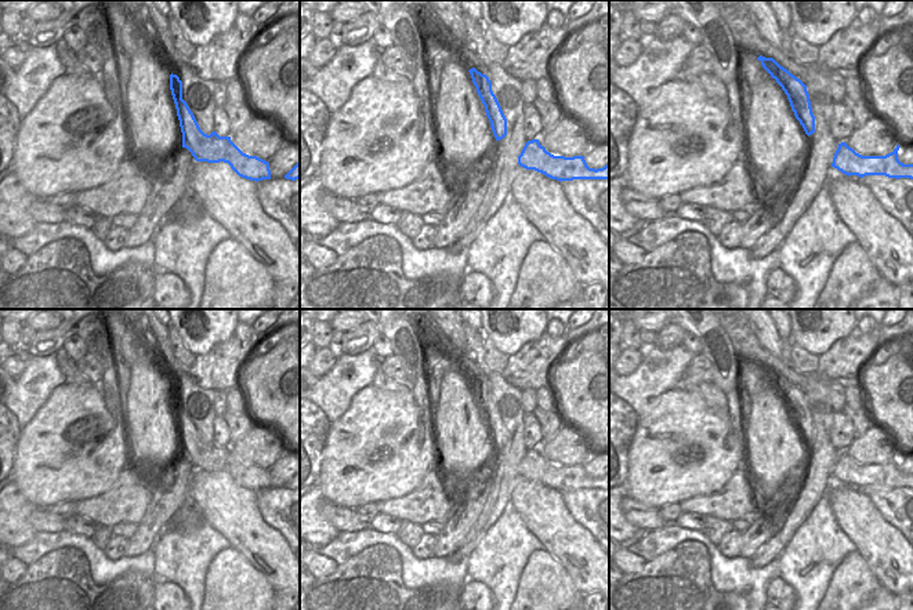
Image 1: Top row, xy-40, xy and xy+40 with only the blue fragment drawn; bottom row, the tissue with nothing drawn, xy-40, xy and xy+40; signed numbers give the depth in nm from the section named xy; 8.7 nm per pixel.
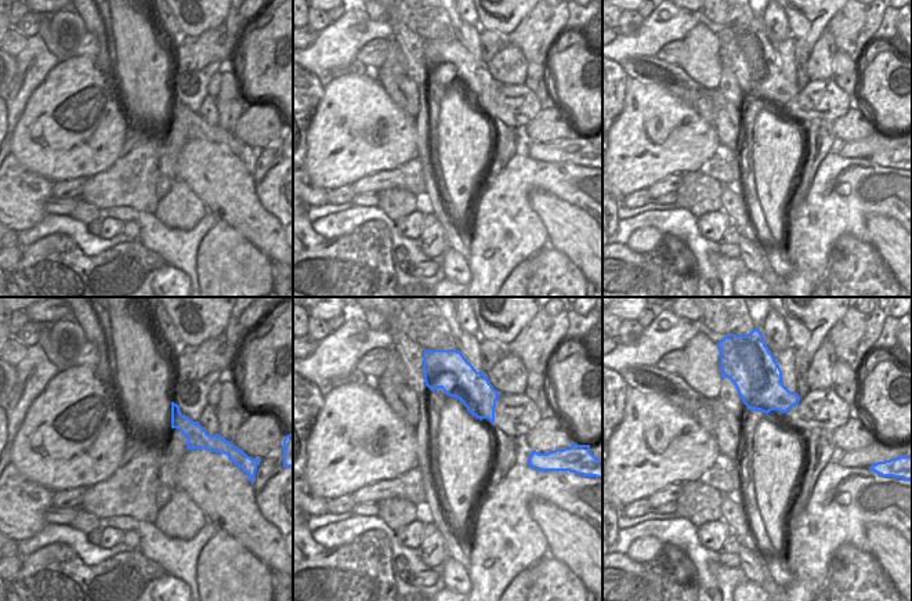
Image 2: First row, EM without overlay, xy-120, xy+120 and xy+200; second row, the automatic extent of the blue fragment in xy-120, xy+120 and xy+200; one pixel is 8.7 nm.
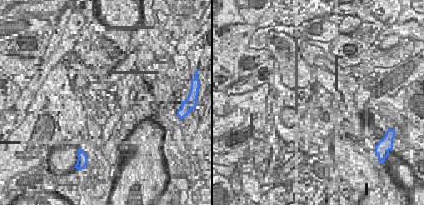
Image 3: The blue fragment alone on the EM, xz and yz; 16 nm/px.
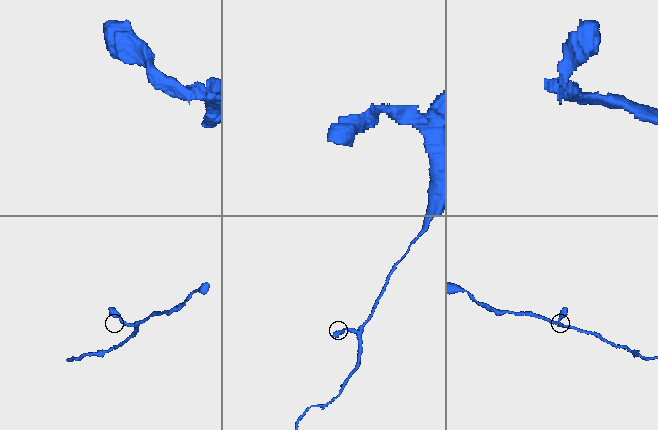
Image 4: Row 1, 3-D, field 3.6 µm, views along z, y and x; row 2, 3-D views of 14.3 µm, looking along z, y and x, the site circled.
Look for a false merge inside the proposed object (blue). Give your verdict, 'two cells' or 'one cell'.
one cell

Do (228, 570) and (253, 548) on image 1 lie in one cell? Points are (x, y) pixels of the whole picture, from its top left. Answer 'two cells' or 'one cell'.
two cells

